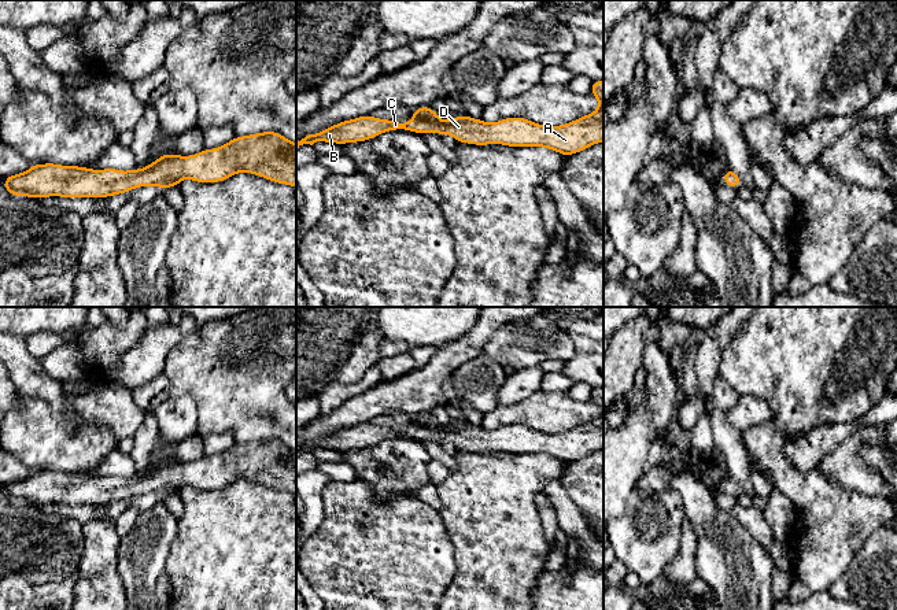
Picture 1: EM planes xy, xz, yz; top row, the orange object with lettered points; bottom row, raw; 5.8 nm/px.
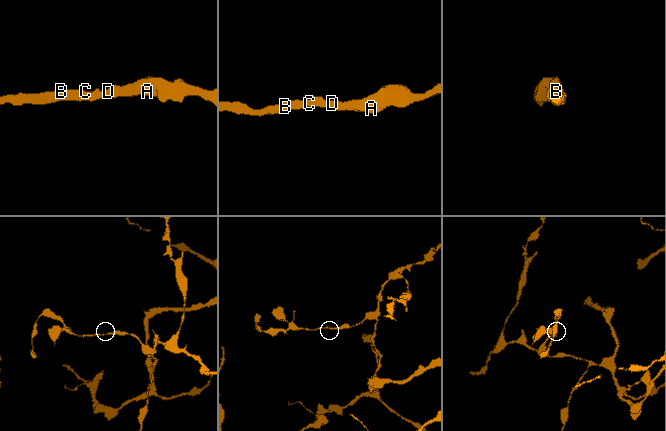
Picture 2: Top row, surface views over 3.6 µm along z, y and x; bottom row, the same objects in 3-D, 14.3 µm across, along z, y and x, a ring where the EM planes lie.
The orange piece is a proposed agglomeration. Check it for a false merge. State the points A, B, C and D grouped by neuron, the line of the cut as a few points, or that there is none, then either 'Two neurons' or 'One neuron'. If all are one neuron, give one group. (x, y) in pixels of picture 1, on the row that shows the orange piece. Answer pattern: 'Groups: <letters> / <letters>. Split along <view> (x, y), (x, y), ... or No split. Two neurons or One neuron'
Groups: A B C D. No split. One neuron

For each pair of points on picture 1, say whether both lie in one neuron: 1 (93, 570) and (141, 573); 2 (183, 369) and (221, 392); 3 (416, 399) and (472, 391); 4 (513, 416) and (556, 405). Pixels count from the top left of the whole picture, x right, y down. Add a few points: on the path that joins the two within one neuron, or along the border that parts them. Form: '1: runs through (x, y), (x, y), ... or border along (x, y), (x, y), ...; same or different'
1: border along (118, 540), (117, 572), (126, 595); different
2: runs through (192, 369), (198, 369), (211, 383); same
3: border along (458, 365), (443, 383), (446, 403); different
4: runs through (524, 413), (545, 411); same

